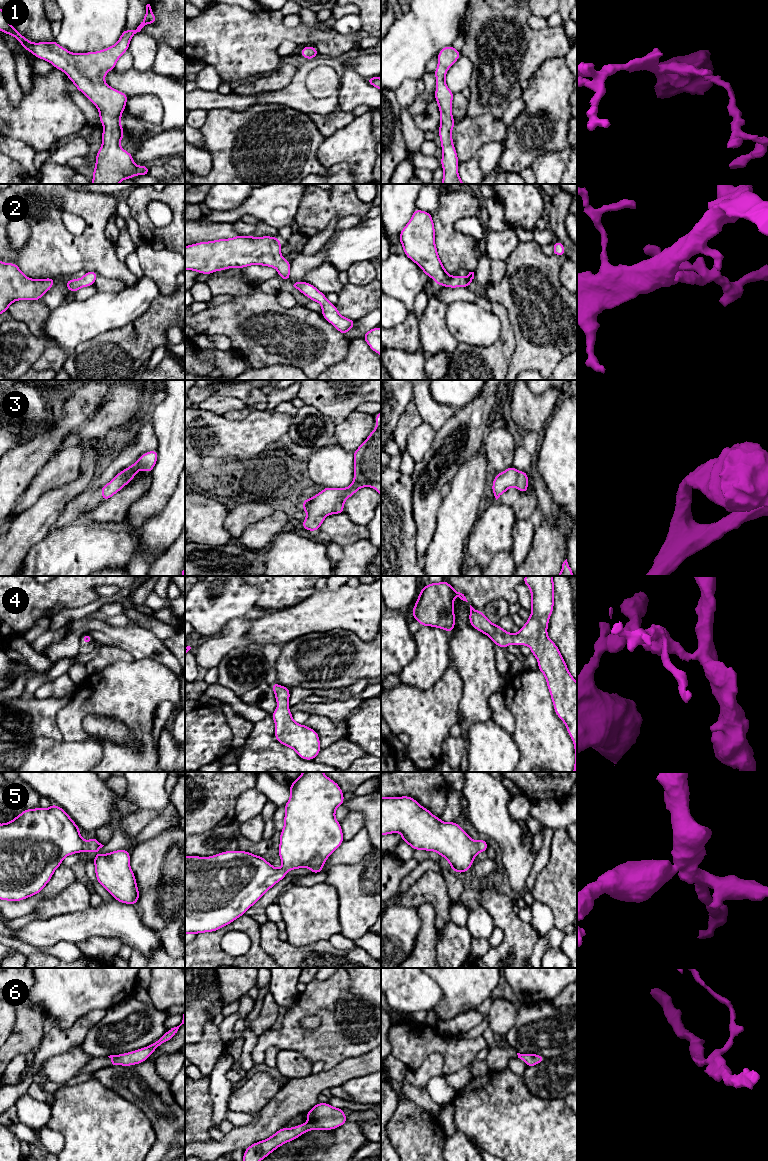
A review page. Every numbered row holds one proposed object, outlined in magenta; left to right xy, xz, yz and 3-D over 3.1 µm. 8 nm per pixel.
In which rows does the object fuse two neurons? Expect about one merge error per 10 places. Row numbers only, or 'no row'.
no row

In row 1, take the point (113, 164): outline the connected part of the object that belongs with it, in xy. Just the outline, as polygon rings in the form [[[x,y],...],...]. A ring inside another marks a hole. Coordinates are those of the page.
[[[147,4],[146,14],[137,29],[125,29],[113,46],[96,52],[71,53],[58,45],[55,39],[39,43],[28,41],[18,32],[17,27],[10,25],[8,16],[0,8],[0,32],[14,36],[36,58],[46,60],[54,68],[63,71],[75,87],[97,107],[99,121],[104,129],[102,146],[96,154],[92,184],[119,184],[136,175],[149,175],[150,166],[137,166],[133,155],[120,147],[124,137],[121,115],[129,97],[110,87],[104,76],[115,68],[118,59],[128,51],[132,37],[146,24],[155,24],[156,21],[150,4]]]

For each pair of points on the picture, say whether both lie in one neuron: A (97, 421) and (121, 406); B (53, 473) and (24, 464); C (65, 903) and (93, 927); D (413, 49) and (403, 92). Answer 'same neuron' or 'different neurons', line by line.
A: same neuron
B: different neurons
C: different neurons
D: different neurons

